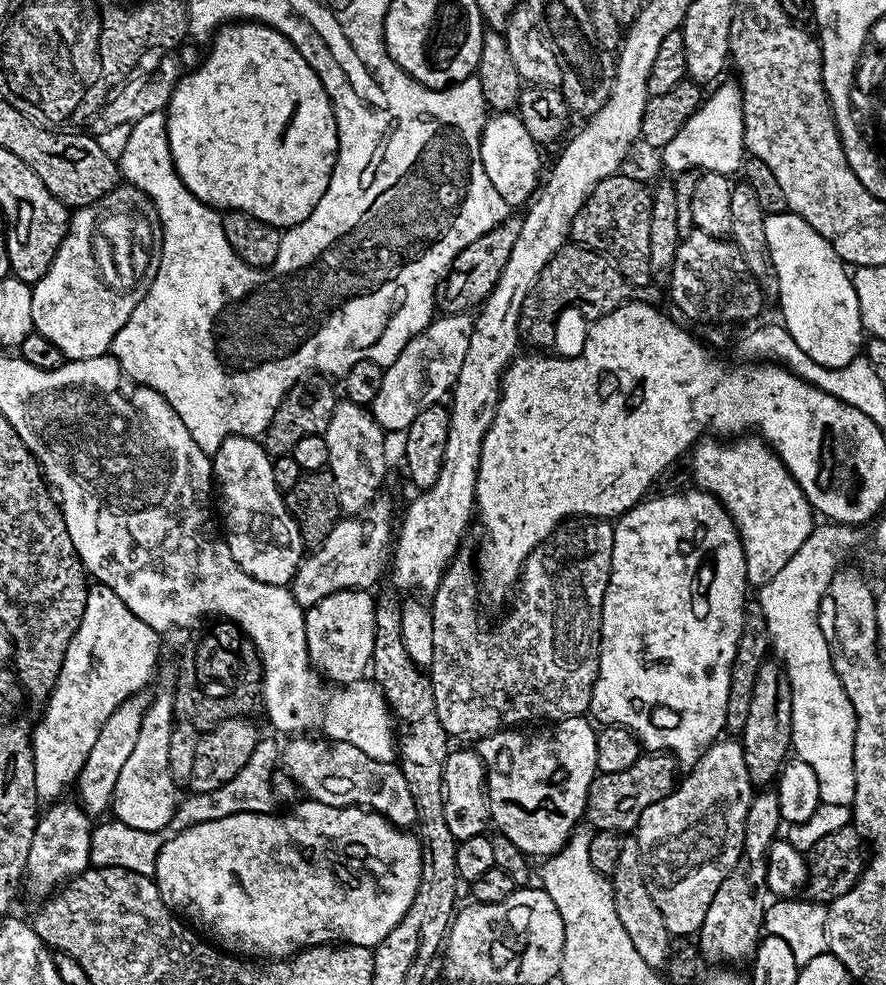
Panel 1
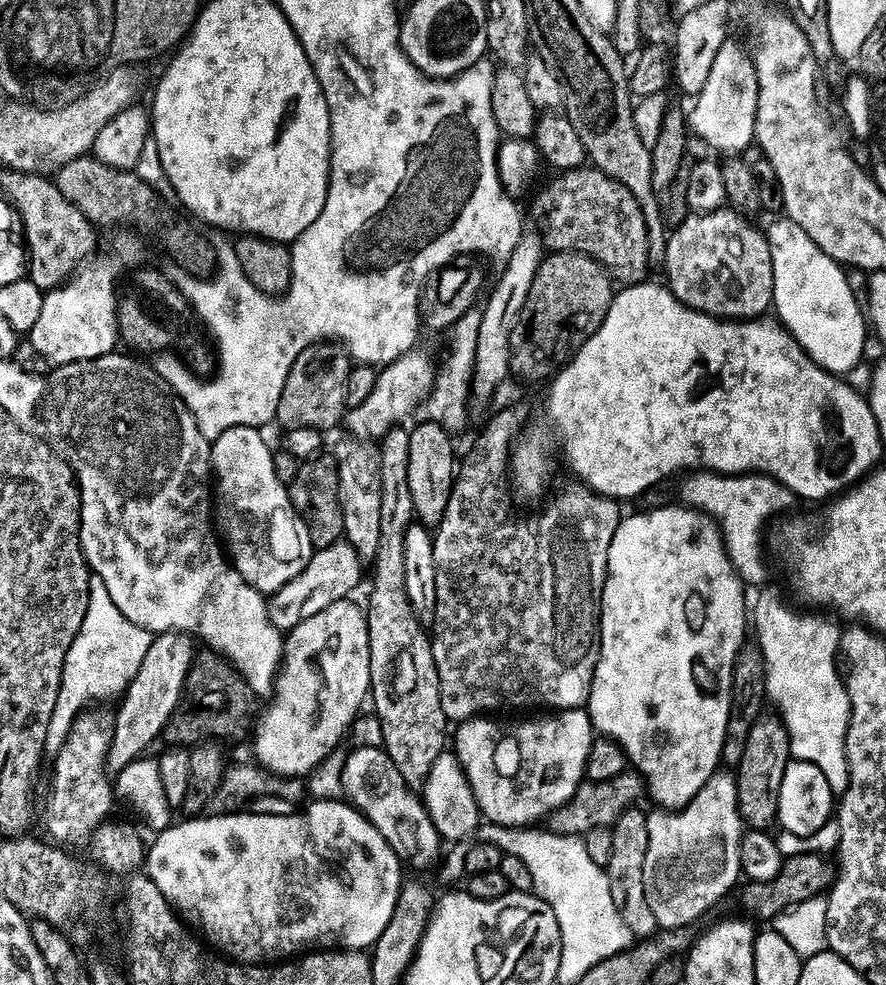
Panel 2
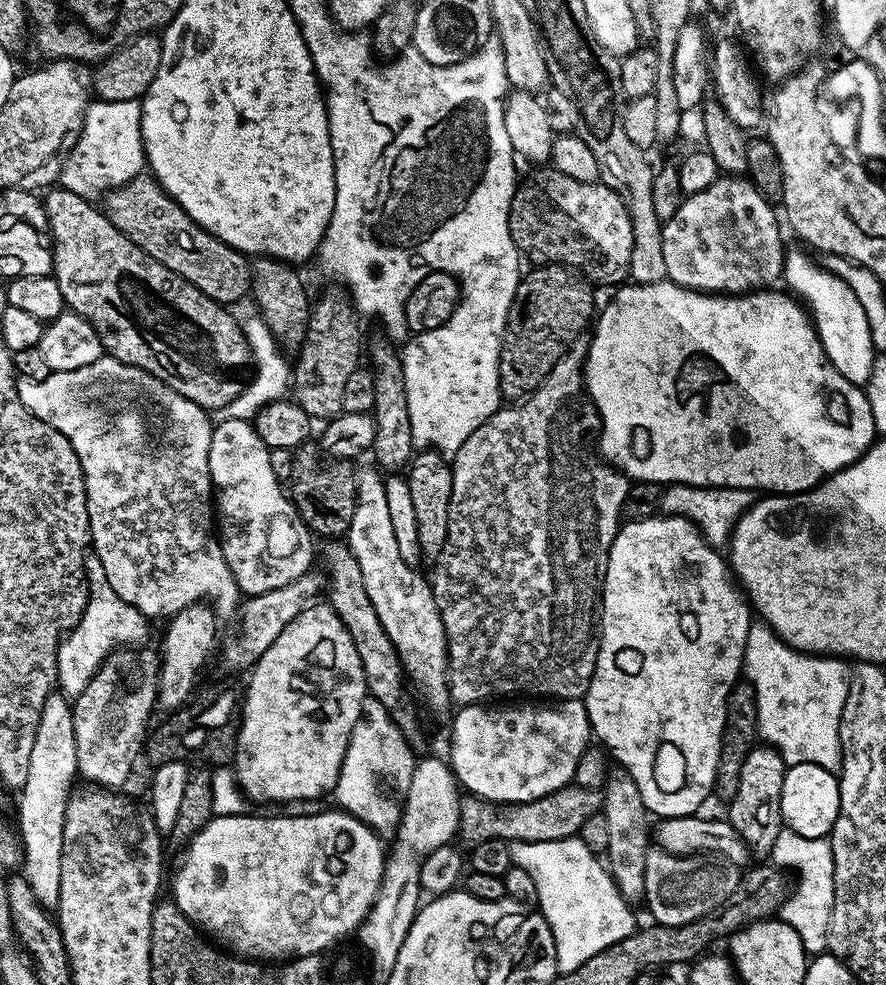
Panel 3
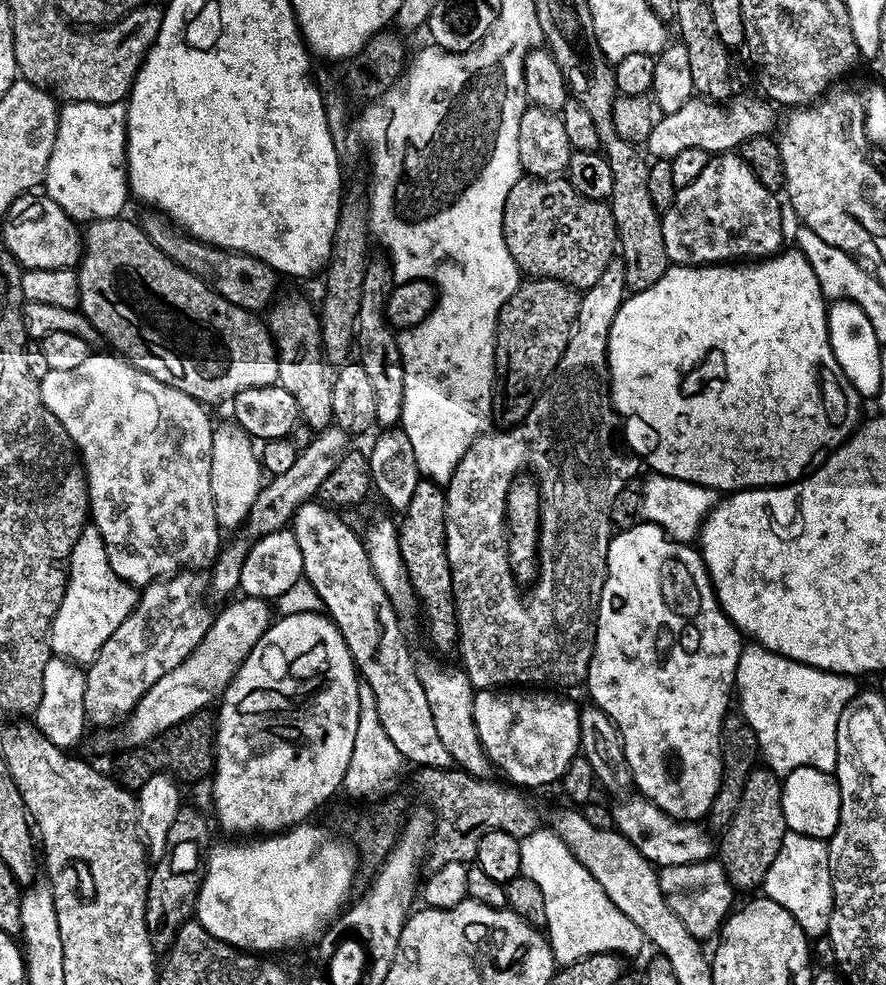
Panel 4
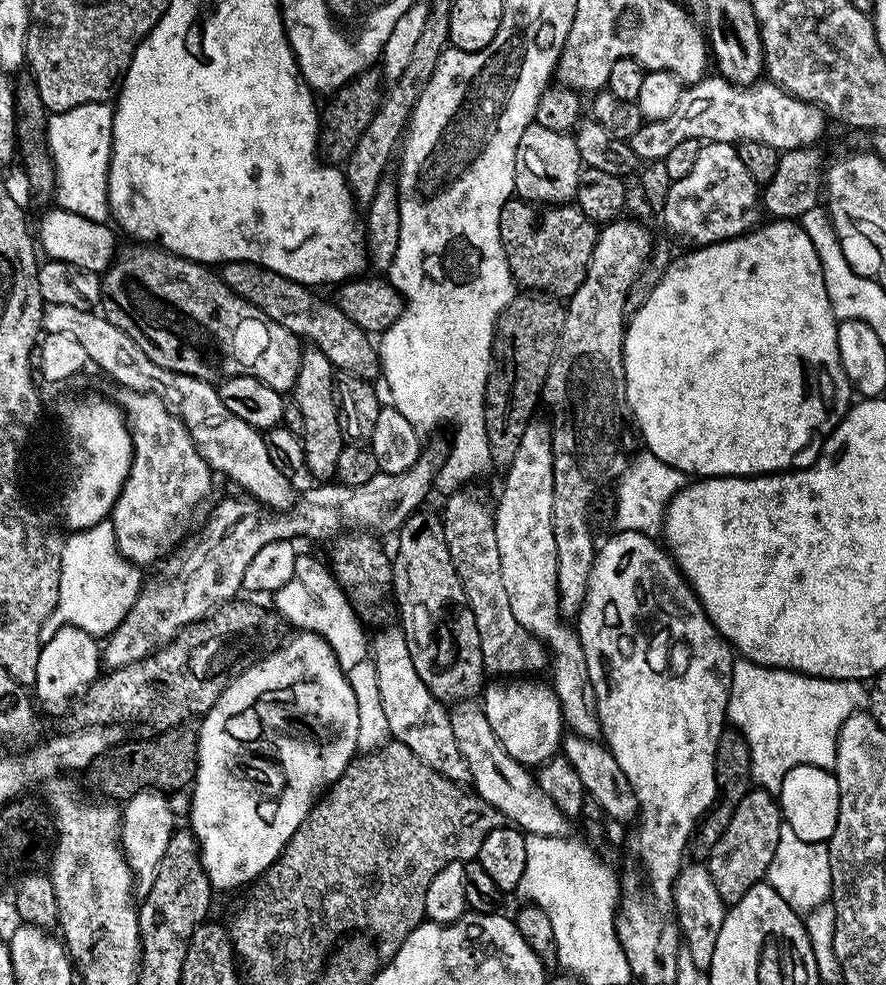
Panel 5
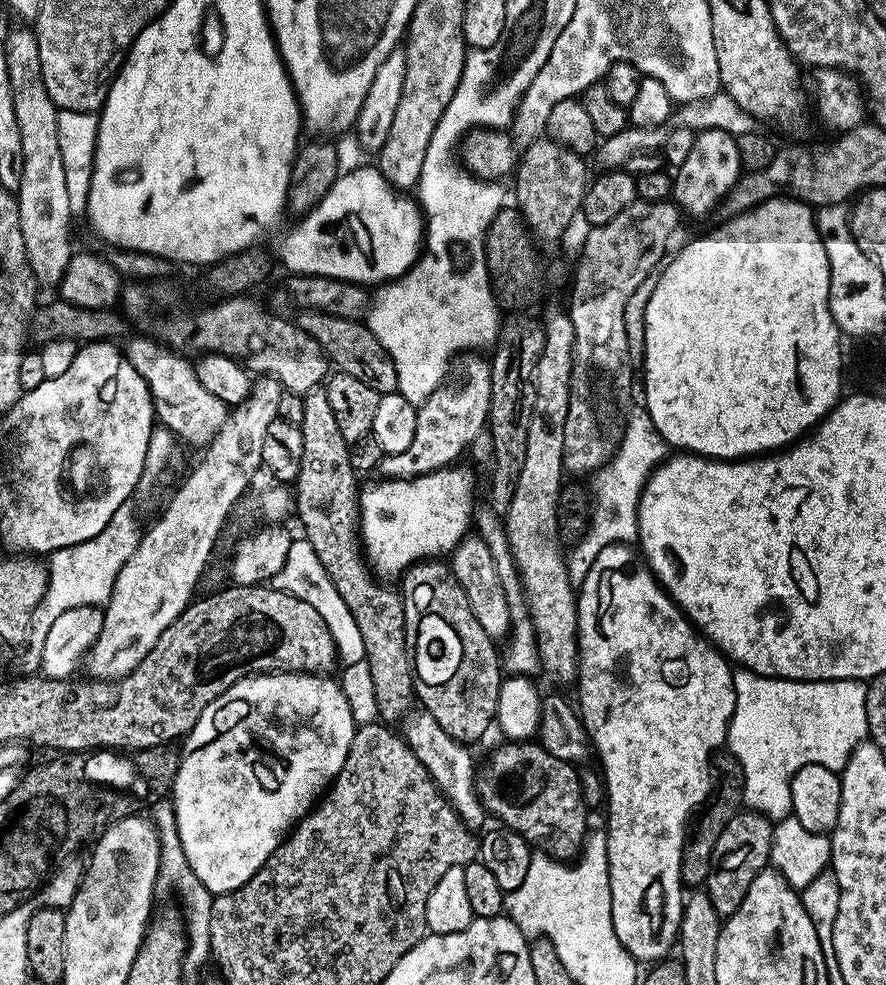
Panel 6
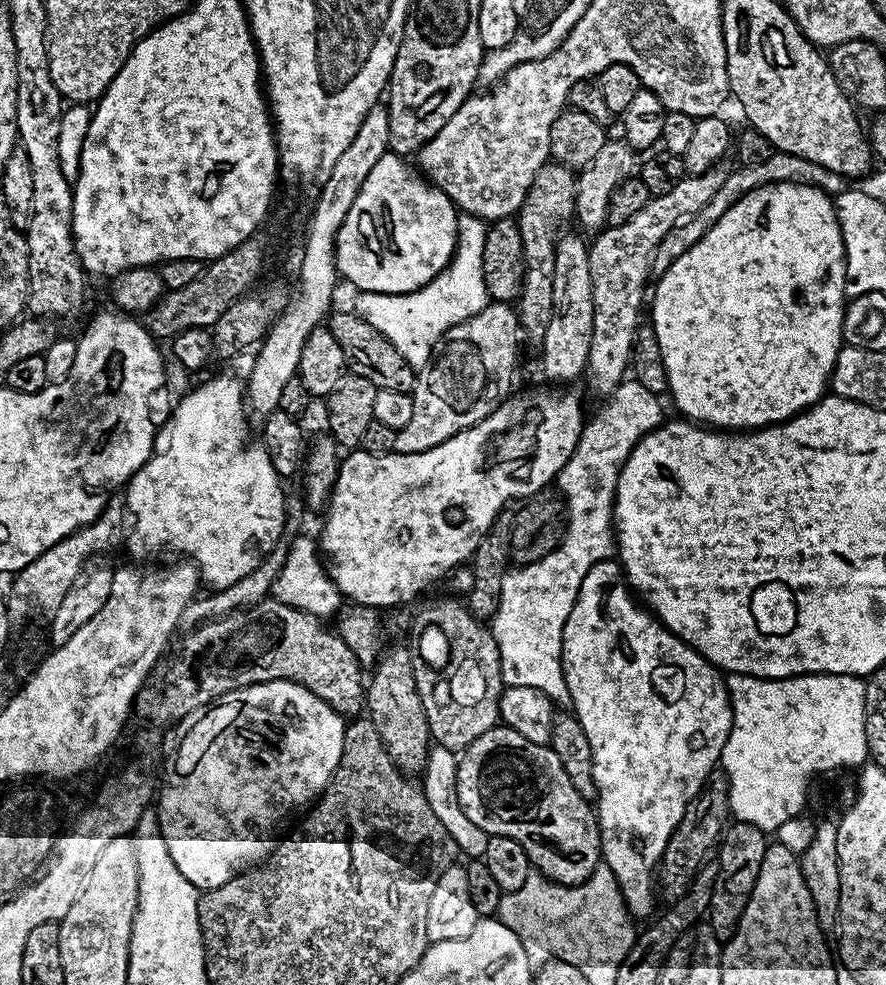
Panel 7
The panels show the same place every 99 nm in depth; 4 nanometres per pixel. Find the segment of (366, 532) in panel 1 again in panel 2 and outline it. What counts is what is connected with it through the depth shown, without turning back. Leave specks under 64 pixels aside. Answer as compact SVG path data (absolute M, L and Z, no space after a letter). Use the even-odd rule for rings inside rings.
M343 538L325 548L315 549L302 574L294 574L294 578L290 578L286 586L271 593L268 600L268 617L272 619L272 625L281 630L290 630L298 626L298 622L318 614L318 610L326 610L330 602L351 597L352 591L360 584L363 567L365 568L365 565L354 550L354 546Z

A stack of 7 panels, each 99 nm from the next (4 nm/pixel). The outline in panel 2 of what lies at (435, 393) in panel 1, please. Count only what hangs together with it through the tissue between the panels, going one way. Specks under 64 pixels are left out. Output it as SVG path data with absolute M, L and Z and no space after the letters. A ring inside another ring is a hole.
M417 346L401 352L392 363L383 365L377 371L374 391L360 405L345 411L342 424L348 427L349 437L379 442L391 428L403 425L404 419L423 405L436 380L438 368L434 360L432 364L431 354L423 352L422 348Z

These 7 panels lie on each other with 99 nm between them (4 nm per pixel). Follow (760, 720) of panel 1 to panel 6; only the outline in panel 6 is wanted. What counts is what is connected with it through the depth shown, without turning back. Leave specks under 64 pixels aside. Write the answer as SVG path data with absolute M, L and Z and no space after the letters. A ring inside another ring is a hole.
M741 810L726 822L726 830L722 830L718 846L714 846L712 859L715 864L706 885L710 902L714 902L714 910L718 910L720 917L727 918L736 913L738 906L742 906L742 898L746 898L746 890L750 890L750 882L769 867L773 827L773 821L761 812L751 810Z

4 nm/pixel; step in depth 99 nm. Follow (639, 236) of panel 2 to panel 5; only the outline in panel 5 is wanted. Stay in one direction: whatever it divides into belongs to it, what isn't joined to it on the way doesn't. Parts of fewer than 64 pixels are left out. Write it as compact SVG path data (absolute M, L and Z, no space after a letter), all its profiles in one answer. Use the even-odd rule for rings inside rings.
M513 198L505 202L500 215L500 241L513 281L521 289L553 298L572 296L582 286L597 231L598 225L572 202L541 210L535 203Z

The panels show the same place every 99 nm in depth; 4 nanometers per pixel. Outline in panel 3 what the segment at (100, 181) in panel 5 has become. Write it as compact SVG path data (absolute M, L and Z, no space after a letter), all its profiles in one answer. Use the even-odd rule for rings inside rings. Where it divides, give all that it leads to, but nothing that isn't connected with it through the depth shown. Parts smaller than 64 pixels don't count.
M94 100L84 118L69 154L60 171L59 185L85 199L124 185L141 175L146 168L144 139L141 138L141 106L137 100L110 102Z

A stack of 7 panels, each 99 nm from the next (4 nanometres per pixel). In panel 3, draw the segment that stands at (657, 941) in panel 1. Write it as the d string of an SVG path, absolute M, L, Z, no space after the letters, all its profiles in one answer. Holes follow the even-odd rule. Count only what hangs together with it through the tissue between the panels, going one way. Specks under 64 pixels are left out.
M616 766L608 773L602 789L602 817L604 816L604 836L608 839L608 860L606 856L606 867L612 873L612 881L618 886L618 890L629 902L643 901L644 899L644 875L646 874L646 854L650 847L650 824L648 819L650 813L646 802L642 802L642 794L638 794L638 786L634 778L625 772L623 768Z

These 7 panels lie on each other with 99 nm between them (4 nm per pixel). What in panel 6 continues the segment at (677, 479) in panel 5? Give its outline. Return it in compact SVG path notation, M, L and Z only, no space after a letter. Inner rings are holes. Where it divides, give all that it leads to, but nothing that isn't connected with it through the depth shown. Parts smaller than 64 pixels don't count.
M629 411L628 424L624 428L624 437L611 460L591 473L591 519L588 529L580 541L571 545L567 553L568 578L573 586L579 586L586 574L590 574L590 566L594 566L594 558L606 550L611 544L631 545L638 537L638 506L644 484L653 470L663 464L670 449L658 434L654 422L647 411Z

